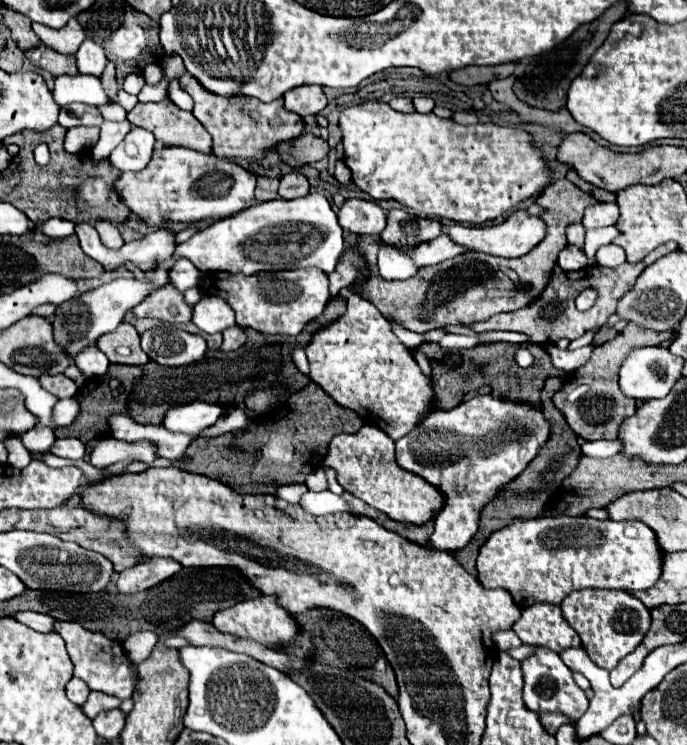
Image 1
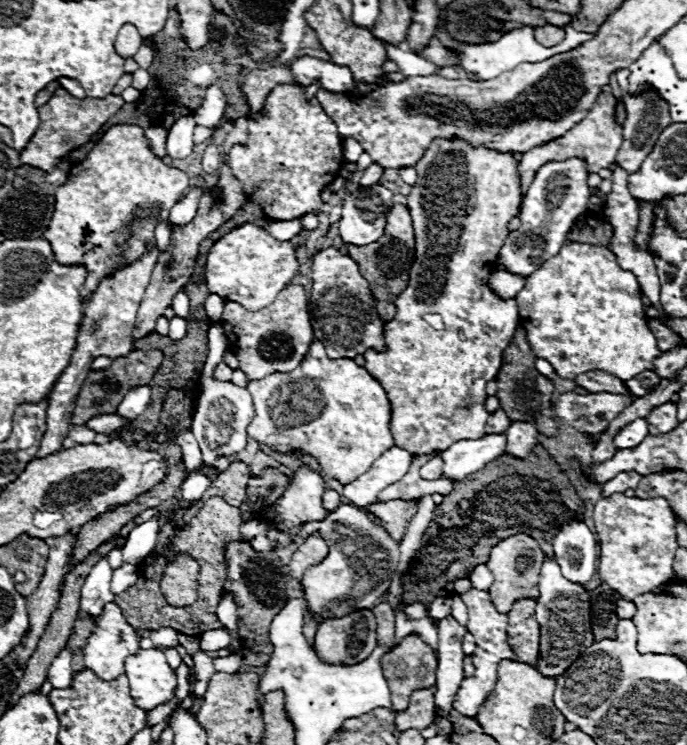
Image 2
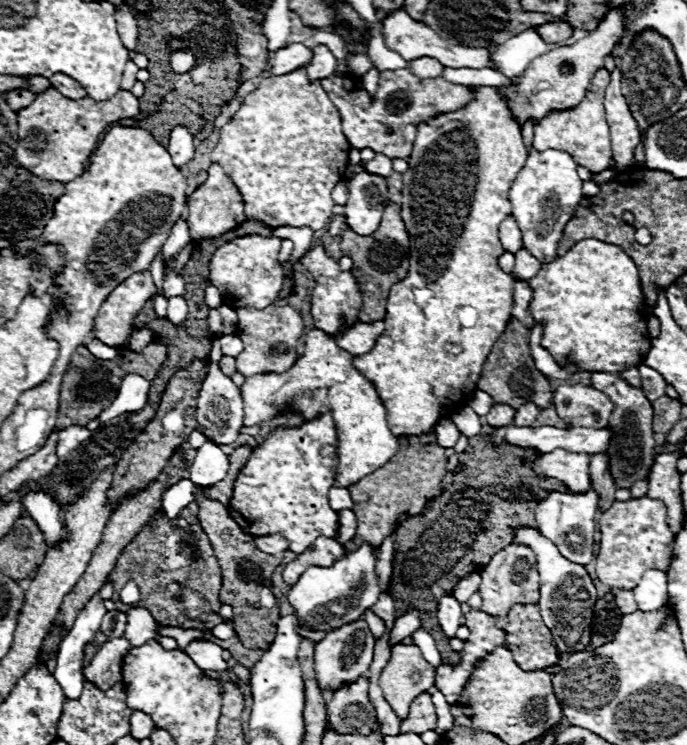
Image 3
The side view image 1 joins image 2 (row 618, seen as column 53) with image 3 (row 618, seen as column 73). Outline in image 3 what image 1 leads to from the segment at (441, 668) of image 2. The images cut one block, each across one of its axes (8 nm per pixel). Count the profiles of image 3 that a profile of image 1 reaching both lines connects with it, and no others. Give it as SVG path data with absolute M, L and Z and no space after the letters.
M452 594L440 598L440 604L438 604L438 624L440 624L440 628L442 628L442 632L446 634L448 640L456 638L456 630L460 626L460 618L462 618L460 602Z

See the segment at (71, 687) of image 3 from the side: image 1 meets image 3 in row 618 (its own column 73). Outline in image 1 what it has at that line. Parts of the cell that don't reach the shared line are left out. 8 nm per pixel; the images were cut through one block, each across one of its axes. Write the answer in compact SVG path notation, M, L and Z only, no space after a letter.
M62 74L56 78L56 86L54 86L54 100L60 106L72 104L72 102L84 102L90 106L102 106L102 104L110 104L108 96L104 94L104 88L100 78L96 76L88 76L88 74Z

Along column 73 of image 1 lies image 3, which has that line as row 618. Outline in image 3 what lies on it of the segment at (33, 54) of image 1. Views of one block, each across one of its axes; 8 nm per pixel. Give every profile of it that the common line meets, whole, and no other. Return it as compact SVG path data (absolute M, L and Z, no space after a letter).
M184 448L176 450L176 452L172 454L166 470L158 476L158 480L152 482L152 484L150 484L144 492L140 492L138 496L126 500L126 502L118 508L118 512L114 512L114 514L110 516L110 520L108 520L108 524L106 524L106 534L102 536L98 548L94 550L94 556L90 558L90 564L86 566L86 572L84 572L84 574L80 576L80 580L74 584L74 588L70 590L70 594L64 598L64 602L62 602L62 606L60 606L60 612L58 612L58 616L56 616L56 622L54 622L54 626L50 628L46 640L44 640L42 648L40 648L40 660L42 660L42 662L48 662L50 658L54 658L54 654L56 654L56 650L58 650L58 644L60 644L62 638L66 636L66 630L72 628L74 618L76 618L78 612L84 608L84 604L90 600L90 596L102 588L102 584L106 582L108 574L112 572L112 568L114 568L114 564L116 564L122 548L126 548L126 544L130 544L130 540L134 540L134 536L136 536L144 526L150 526L150 520L162 510L162 494L164 494L170 486L174 486L174 484L178 484L180 480L188 478L188 468L184 466L184 456L182 456L182 454L184 454Z

